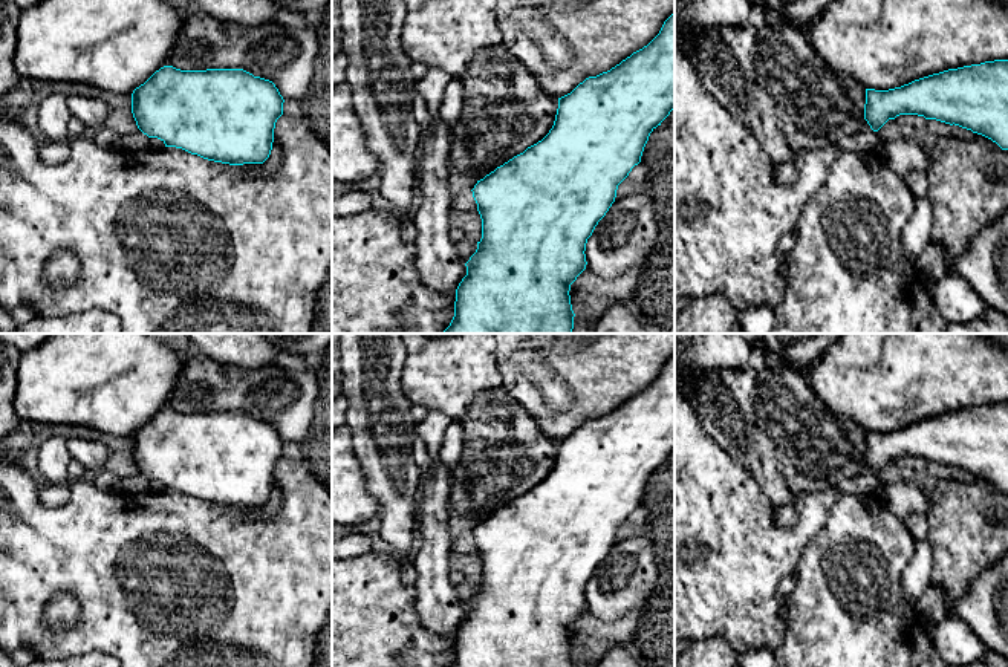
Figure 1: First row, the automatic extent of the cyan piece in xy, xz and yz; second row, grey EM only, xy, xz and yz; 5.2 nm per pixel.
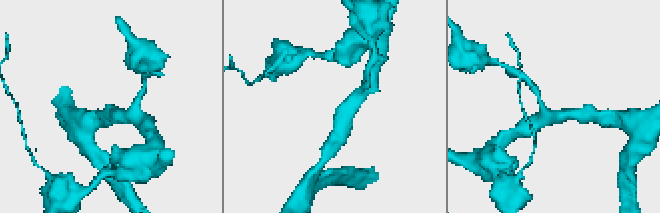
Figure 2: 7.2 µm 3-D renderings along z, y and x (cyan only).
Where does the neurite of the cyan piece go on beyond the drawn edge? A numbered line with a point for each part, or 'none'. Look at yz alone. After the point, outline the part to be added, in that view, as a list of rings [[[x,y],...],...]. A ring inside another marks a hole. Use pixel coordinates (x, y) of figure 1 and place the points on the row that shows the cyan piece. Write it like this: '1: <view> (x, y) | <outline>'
none

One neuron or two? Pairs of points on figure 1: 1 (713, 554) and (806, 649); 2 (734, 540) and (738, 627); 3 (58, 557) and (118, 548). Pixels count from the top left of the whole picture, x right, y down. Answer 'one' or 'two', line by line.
1: two
2: one
3: one

